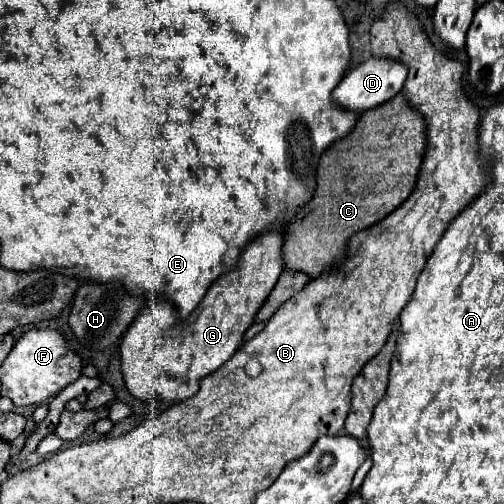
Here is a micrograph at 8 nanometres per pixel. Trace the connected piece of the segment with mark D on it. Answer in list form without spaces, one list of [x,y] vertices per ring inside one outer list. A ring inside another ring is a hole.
[[[368,58],[366,62],[362,62],[360,66],[356,66],[354,70],[350,70],[342,82],[336,86],[336,90],[332,92],[332,102],[344,110],[362,114],[366,110],[372,110],[376,106],[382,106],[384,102],[392,100],[400,90],[402,84],[406,80],[406,66],[402,62],[396,64],[396,60],[380,60],[380,58]]]

